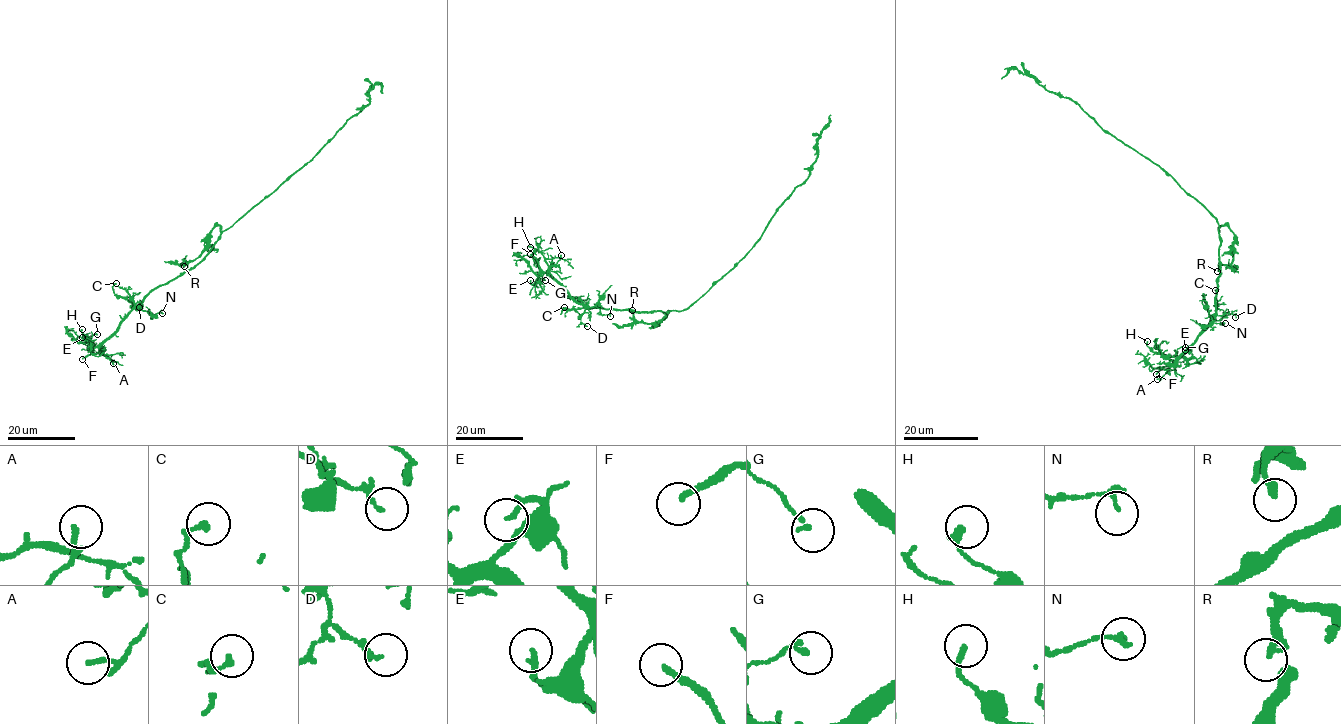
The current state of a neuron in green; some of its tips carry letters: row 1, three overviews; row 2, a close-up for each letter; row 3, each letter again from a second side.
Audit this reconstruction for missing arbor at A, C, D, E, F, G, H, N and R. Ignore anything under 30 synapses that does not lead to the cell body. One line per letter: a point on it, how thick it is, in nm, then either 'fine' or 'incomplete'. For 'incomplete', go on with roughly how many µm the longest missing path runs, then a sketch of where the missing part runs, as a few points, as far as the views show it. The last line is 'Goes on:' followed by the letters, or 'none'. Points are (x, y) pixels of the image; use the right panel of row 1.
A: place (1157, 379); calibre 110 nm; fine
C: place (1215, 290); calibre 190 nm; fine
D: place (1235, 317); calibre 100 nm; fine
E: place (1185, 350); calibre 170 nm; fine
F: place (1156, 374); calibre 190 nm; incomplete; missing 30 µm; course (1156, 374), (1139, 372), (1155, 364), (1158, 354), (1152, 349), (1156, 344)
G: place (1185, 347); calibre 160 nm; fine
H: place (1147, 341); calibre 200 nm; fine
N: place (1225, 323); calibre 140 nm; fine
R: place (1217, 271); calibre 180 nm; fine
Goes on: F

